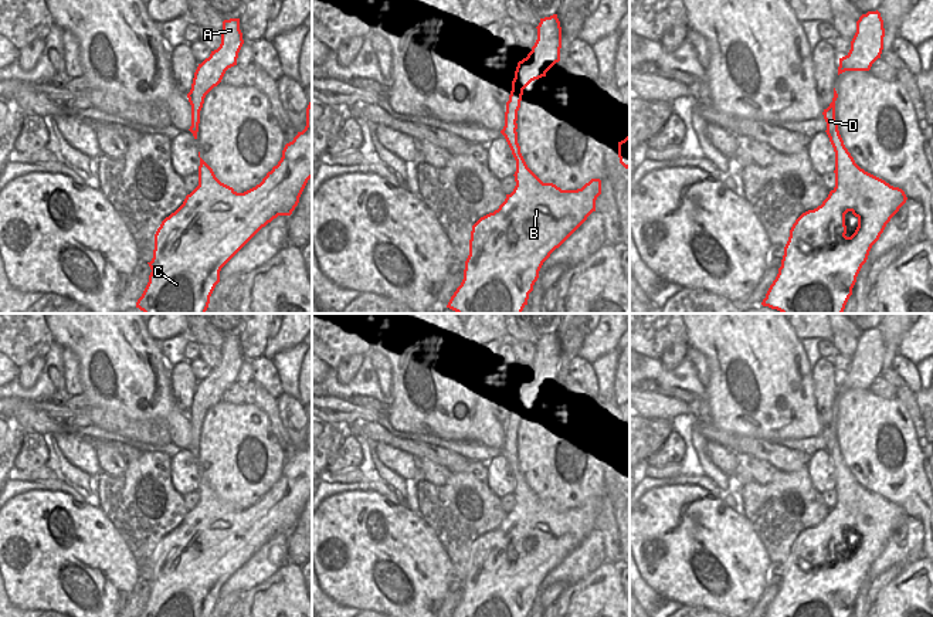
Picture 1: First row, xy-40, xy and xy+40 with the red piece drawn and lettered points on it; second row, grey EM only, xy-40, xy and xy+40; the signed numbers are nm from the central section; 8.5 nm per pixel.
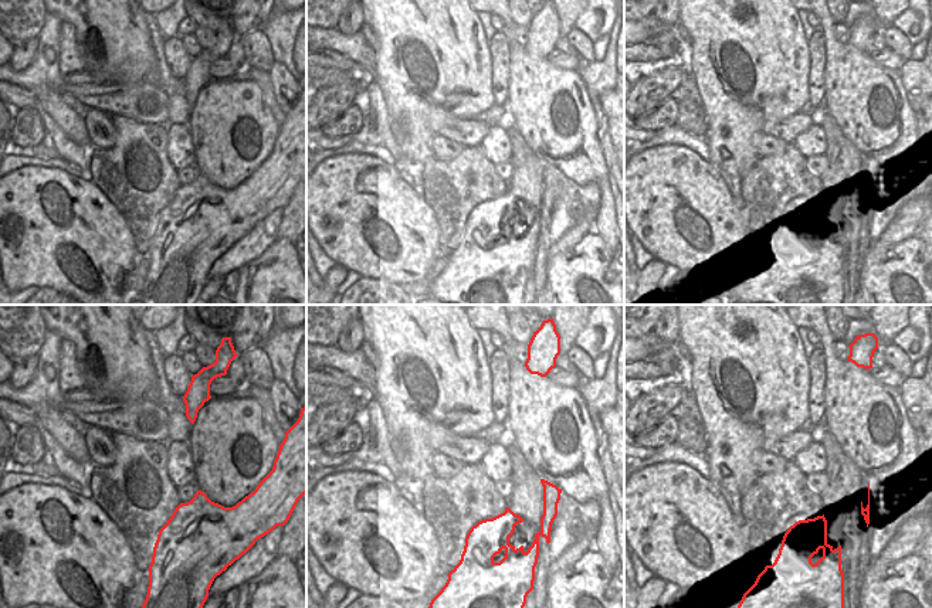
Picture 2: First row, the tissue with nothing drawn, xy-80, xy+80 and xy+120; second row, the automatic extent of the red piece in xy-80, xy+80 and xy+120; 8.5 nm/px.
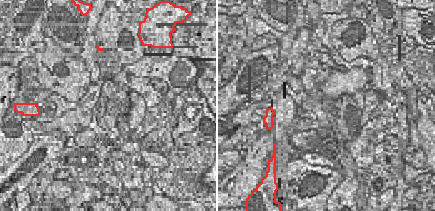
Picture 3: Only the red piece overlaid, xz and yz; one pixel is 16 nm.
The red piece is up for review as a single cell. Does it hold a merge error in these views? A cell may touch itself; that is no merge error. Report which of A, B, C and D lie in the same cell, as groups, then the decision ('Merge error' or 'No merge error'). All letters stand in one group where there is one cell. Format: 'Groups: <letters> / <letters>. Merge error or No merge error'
Groups: A B C D. No merge error.

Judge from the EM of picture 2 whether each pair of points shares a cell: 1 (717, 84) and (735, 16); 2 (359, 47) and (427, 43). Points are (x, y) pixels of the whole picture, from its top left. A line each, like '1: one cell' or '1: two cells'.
1: one cell
2: two cells

